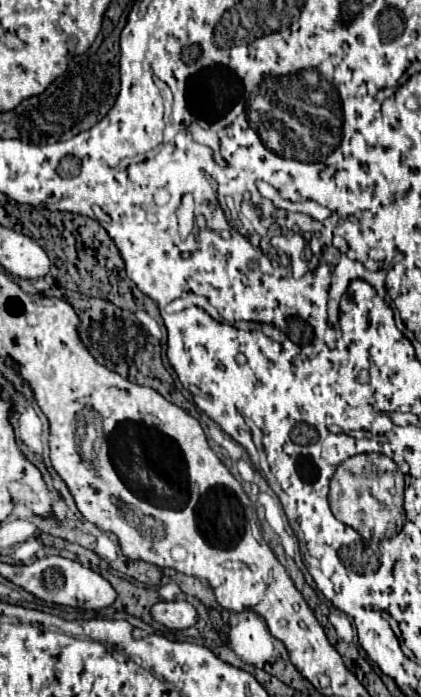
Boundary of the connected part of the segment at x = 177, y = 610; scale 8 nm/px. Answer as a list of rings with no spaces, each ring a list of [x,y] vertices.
[[[158,602],[152,608],[152,616],[156,622],[164,624],[172,630],[186,630],[196,624],[198,614],[190,602]]]

